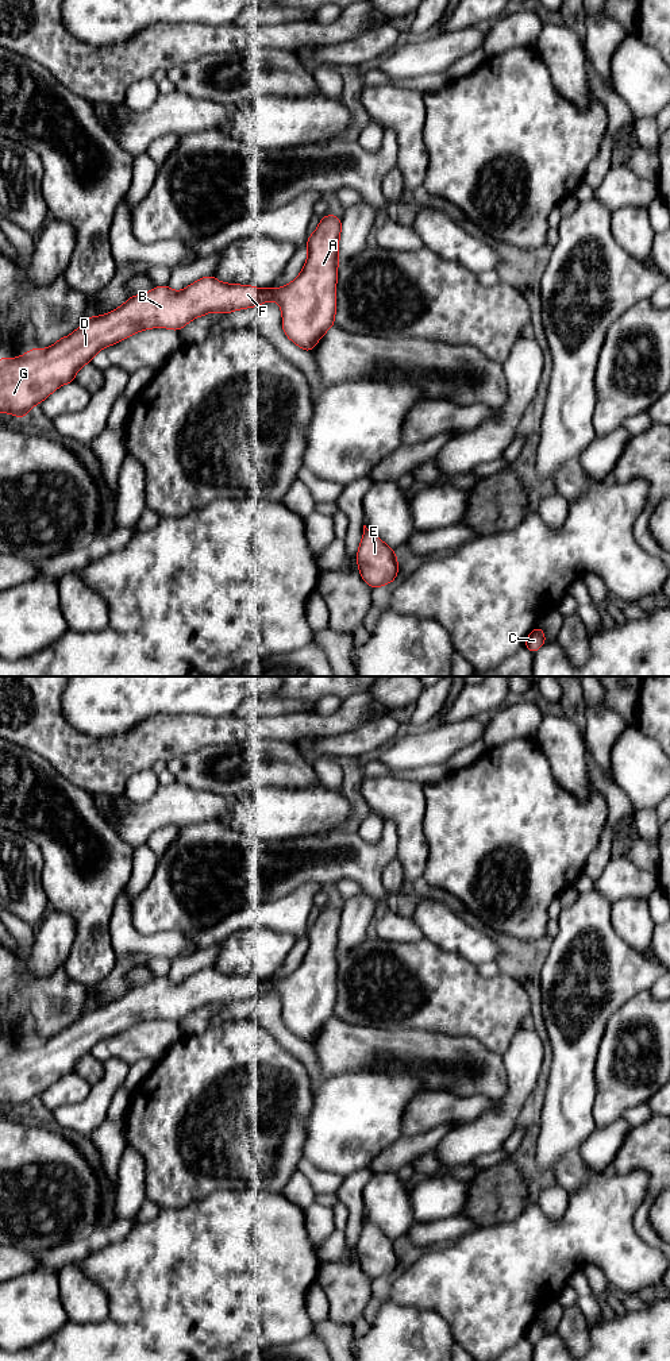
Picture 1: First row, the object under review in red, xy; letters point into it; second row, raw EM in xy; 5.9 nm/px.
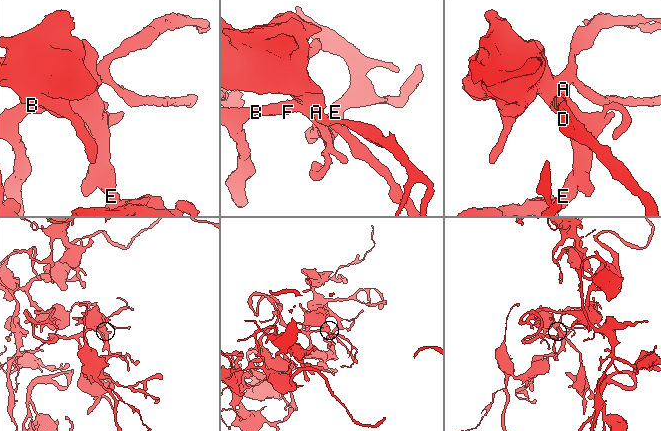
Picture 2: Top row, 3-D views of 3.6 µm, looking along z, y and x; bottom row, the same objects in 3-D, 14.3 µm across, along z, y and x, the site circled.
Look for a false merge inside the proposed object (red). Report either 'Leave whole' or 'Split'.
Leave whole

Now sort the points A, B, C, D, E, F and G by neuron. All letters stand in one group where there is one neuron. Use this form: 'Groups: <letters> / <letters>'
Groups: A B C D E F G

